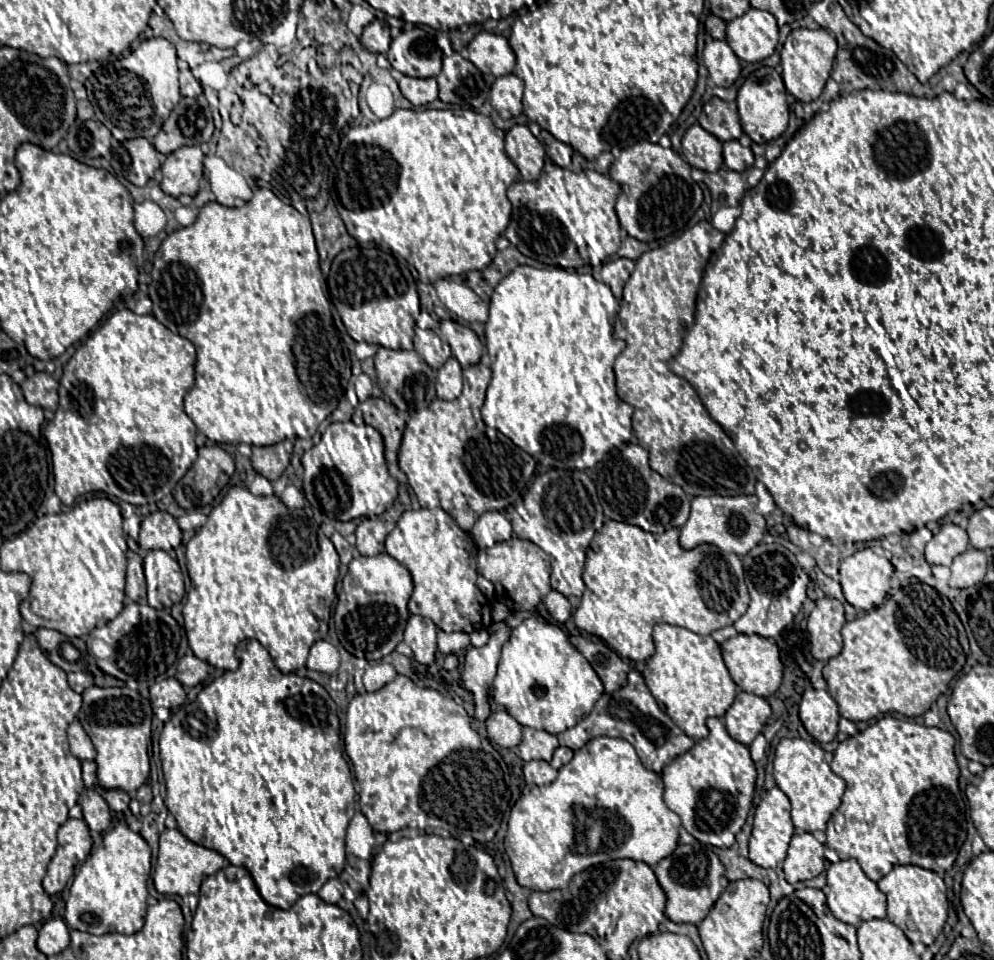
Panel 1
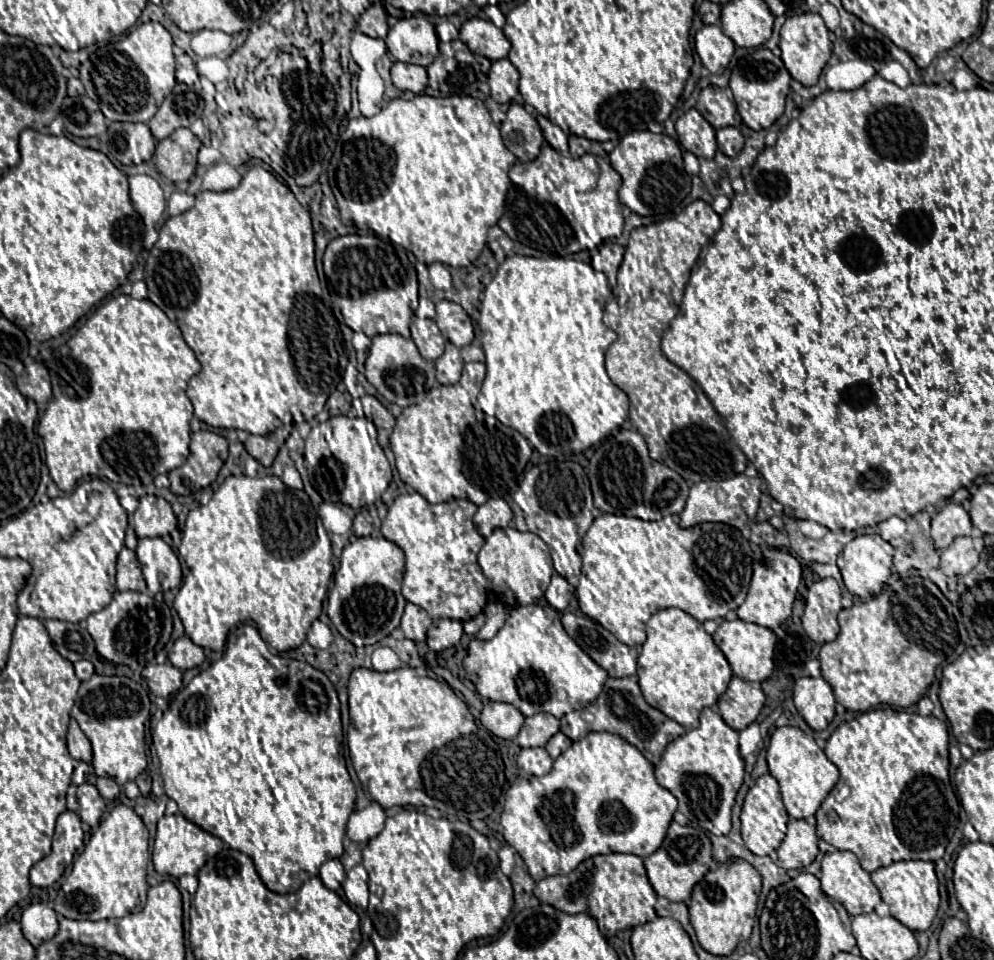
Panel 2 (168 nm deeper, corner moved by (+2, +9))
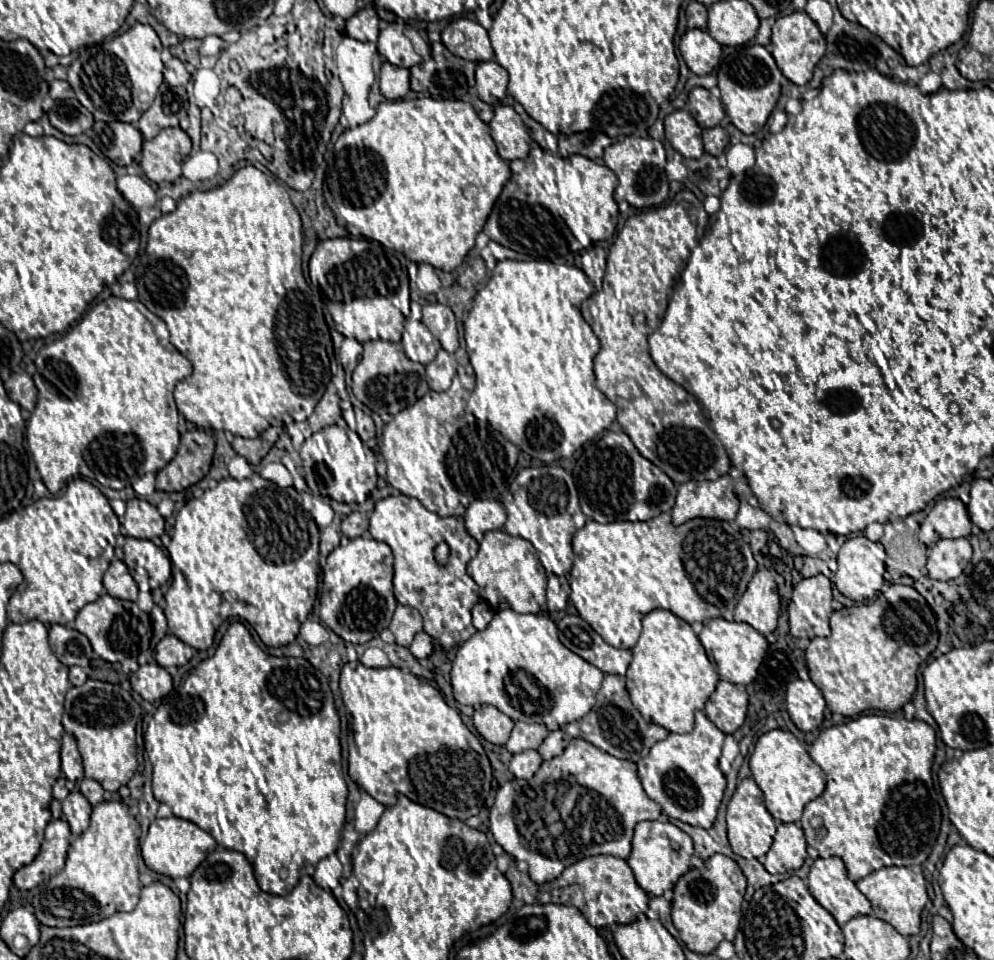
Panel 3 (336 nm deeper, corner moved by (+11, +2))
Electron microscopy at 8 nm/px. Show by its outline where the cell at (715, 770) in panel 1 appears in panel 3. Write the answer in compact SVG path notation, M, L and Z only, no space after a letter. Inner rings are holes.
M696 711L696 723L690 733L668 733L666 739L654 743L650 753L638 761L638 777L646 795L654 799L668 817L710 829L726 789L726 779L718 767L722 743L724 733L704 711Z

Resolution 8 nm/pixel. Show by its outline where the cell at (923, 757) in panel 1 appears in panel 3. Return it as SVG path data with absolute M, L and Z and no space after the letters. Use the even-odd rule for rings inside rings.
M860 715L856 719L852 719L850 723L844 723L844 725L834 725L834 727L828 727L828 729L822 729L818 739L812 743L810 747L810 757L820 765L820 769L824 771L826 775L826 789L820 797L812 799L806 807L804 807L804 813L802 813L802 831L806 835L806 841L810 847L818 849L820 857L840 857L846 865L846 871L848 871L848 877L852 881L858 881L862 877L866 877L868 873L880 869L882 865L888 867L888 865L904 865L904 867L910 867L910 865L922 865L930 851L932 851L932 845L938 837L938 831L940 831L940 807L936 803L936 797L934 797L934 789L932 789L932 773L930 773L930 767L932 767L932 759L934 759L934 751L936 751L936 733L934 729L924 723L924 721L906 721L906 719L896 719L896 717L886 717L886 715Z

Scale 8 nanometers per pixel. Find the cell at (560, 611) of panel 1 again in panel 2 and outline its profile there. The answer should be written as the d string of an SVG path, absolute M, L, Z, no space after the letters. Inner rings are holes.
M553 574L551 584L549 584L547 590L545 590L545 598L547 598L547 602L549 602L555 610L561 612L561 610L567 608L569 598L573 596L573 592L575 592L575 588L573 588L565 578L561 578L559 574Z

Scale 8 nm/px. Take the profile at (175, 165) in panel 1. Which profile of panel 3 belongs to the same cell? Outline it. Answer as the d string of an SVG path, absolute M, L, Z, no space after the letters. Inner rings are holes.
M166 127L154 139L142 145L142 169L154 183L176 181L182 175L182 161L190 153L192 143L186 131L180 127Z

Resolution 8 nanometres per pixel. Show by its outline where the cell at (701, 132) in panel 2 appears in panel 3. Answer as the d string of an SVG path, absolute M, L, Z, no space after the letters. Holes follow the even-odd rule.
M676 109L664 119L666 139L686 159L698 159L704 153L702 129L686 109Z

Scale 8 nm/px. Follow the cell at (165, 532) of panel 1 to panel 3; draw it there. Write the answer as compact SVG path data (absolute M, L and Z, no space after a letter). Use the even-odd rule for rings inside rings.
M128 499L126 515L122 523L130 537L138 539L152 539L164 533L164 517L144 499Z

